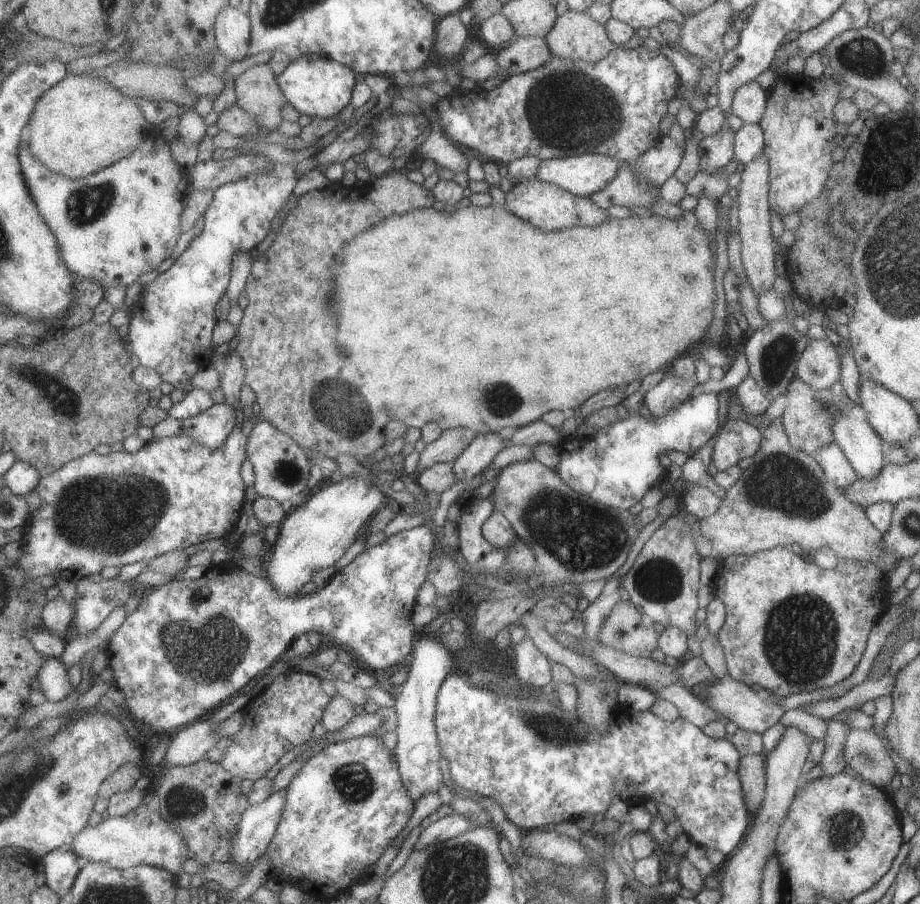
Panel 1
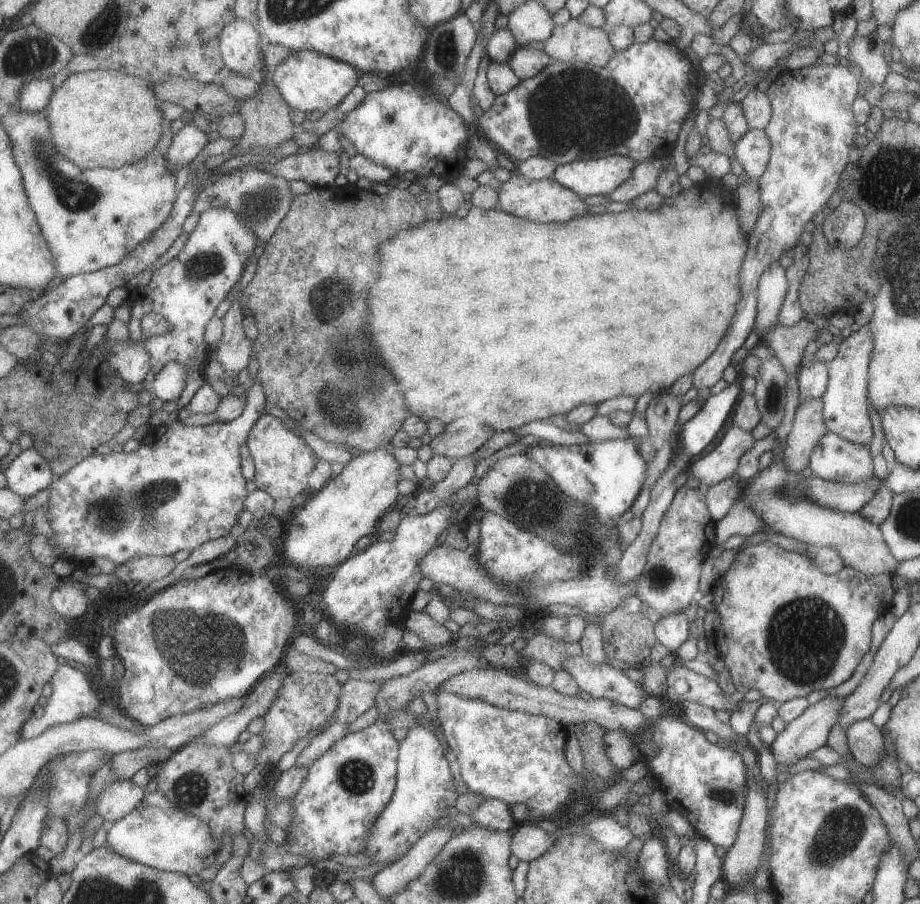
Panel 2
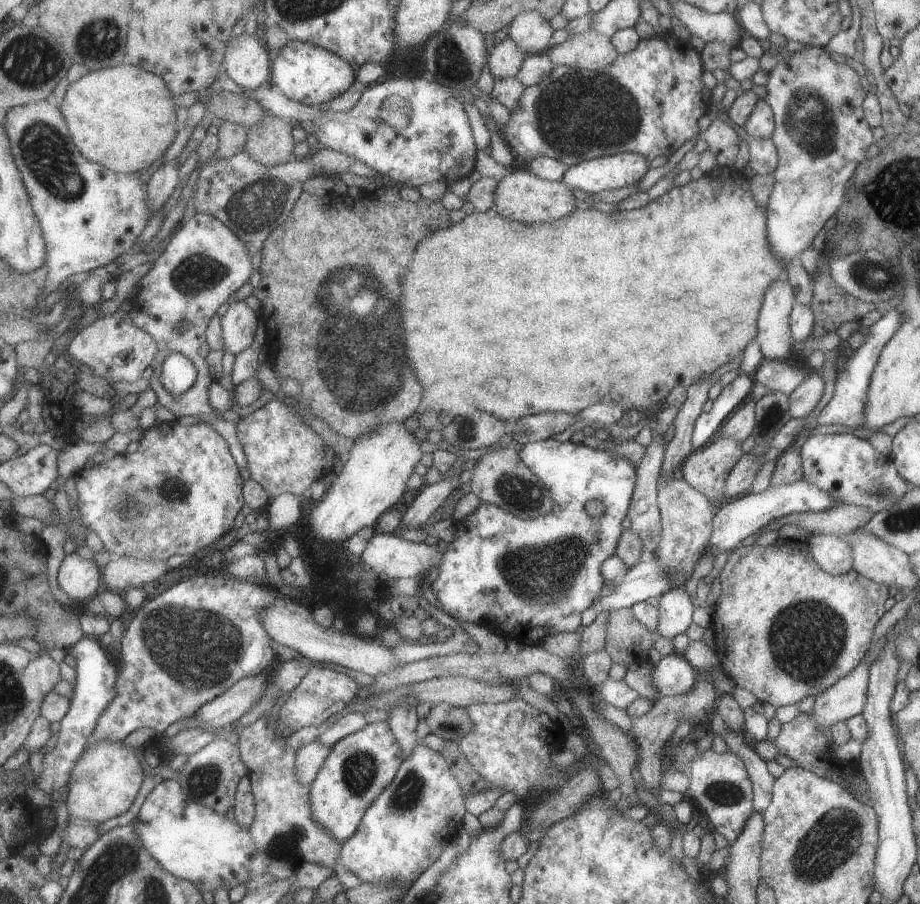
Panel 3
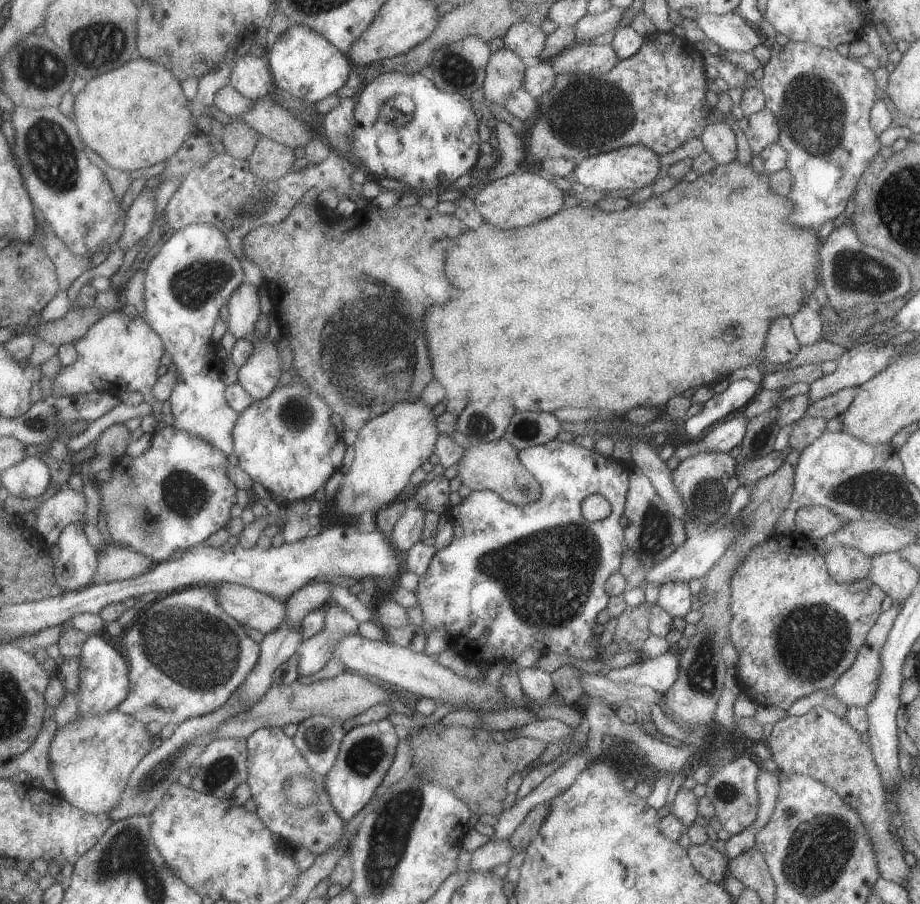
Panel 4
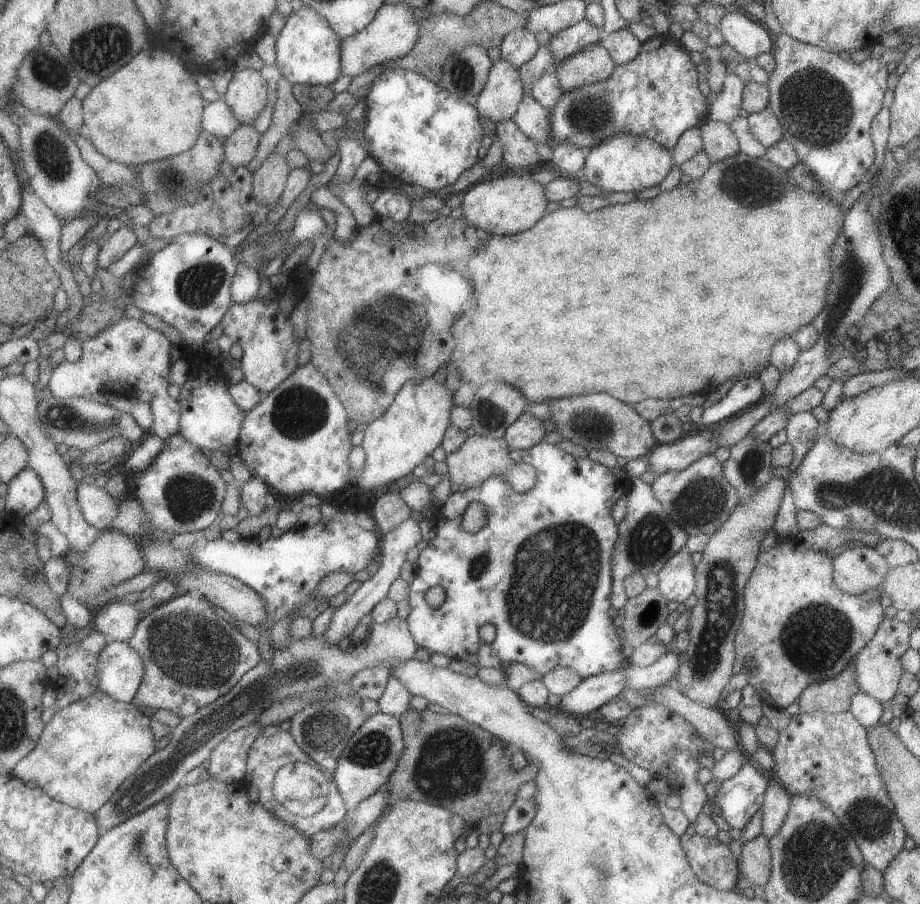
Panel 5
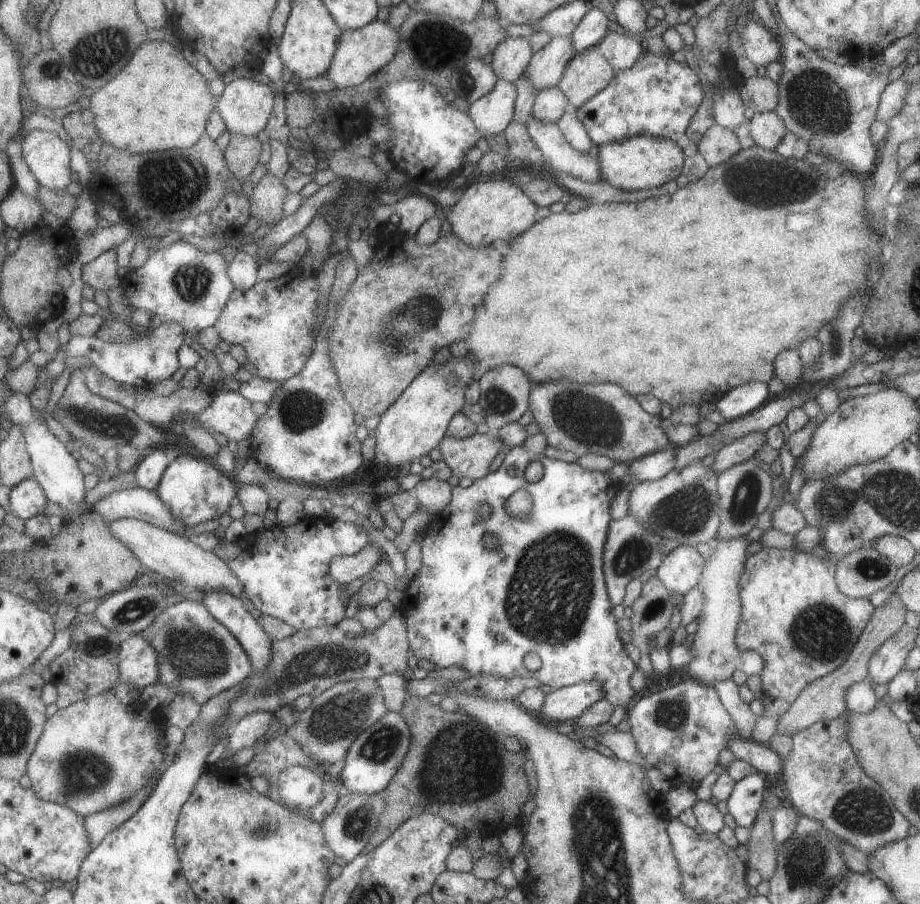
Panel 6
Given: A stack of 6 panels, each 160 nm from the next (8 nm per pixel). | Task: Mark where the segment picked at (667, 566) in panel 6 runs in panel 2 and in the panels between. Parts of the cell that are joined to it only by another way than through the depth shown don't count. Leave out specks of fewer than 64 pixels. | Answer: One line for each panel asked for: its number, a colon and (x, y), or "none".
2: (671, 631)
3: (675, 609)
4: (674, 597)
5: (676, 579)

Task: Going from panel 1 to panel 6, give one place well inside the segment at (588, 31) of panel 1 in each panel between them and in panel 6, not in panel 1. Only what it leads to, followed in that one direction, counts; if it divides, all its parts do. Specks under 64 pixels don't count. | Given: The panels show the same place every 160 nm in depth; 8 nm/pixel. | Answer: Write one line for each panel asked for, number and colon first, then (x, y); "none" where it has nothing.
2: (575, 42)
3: (590, 51)
4: (583, 57)
5: (592, 64)
6: (587, 72)

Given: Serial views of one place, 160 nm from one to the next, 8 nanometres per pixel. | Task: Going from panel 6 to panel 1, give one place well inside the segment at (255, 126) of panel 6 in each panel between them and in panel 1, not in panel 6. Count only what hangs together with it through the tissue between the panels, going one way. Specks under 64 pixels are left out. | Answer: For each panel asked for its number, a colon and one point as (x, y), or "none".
1: (233, 28)
2: (239, 41)
3: (246, 63)
4: (250, 76)
5: (246, 97)

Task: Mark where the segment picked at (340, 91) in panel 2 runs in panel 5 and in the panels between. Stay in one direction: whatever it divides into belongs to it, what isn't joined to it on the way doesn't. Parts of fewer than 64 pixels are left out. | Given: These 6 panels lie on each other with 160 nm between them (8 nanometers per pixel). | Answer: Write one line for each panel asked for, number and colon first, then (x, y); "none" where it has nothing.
3: (307, 74)
4: (303, 63)
5: (307, 50)

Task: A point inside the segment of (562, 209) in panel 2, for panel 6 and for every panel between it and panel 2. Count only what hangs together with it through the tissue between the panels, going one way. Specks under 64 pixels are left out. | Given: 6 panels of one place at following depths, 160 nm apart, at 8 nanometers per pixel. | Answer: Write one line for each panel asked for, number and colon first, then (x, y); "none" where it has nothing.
3: (520, 196)
4: (515, 200)
5: (508, 205)
6: (490, 210)

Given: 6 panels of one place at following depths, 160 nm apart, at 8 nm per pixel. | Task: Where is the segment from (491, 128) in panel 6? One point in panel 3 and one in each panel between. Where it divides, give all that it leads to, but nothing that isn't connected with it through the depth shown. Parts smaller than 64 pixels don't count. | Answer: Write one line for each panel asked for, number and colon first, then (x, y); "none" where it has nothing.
3: (504, 59)
4: (504, 72)
5: (502, 92)

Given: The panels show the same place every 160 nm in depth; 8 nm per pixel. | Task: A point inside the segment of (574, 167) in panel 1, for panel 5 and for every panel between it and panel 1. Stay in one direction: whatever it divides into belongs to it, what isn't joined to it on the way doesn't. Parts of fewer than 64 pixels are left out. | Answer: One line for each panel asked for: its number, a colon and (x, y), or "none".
2: (599, 177)
3: (616, 171)
4: (633, 167)
5: (622, 163)

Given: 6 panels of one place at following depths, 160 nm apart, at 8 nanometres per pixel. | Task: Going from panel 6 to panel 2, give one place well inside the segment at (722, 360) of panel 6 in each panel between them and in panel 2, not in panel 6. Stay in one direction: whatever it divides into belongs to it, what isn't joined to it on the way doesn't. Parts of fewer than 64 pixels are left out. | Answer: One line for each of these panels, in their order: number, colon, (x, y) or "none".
2: (491, 316)
3: (512, 319)
4: (675, 292)
5: (662, 298)

